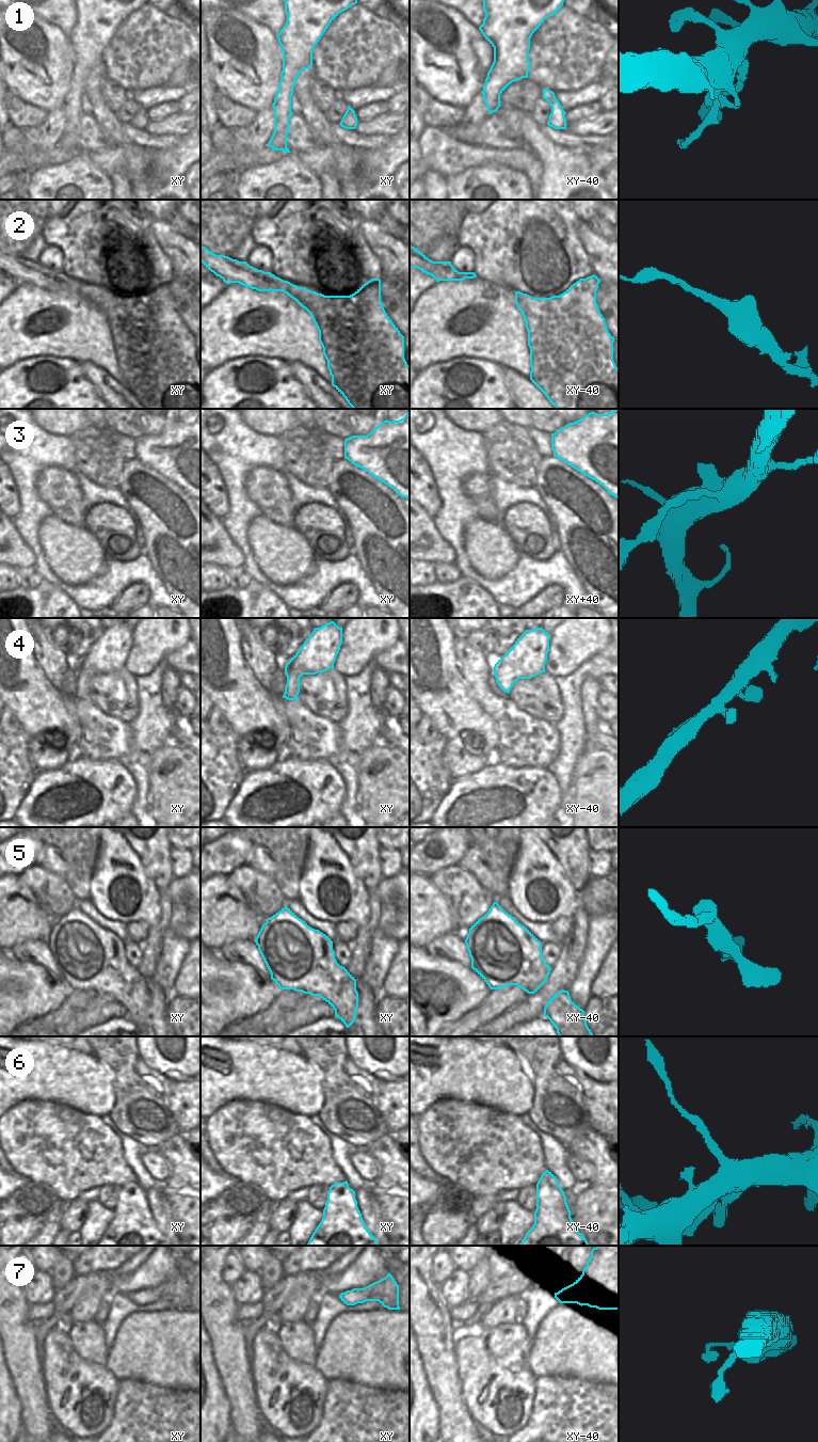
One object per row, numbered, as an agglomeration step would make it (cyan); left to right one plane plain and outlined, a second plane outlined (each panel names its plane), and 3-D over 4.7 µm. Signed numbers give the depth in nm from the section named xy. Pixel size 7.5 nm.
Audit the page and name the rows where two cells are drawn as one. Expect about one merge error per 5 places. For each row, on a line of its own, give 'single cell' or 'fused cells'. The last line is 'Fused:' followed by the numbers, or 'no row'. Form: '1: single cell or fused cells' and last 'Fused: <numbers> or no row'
1: single cell
2: single cell
3: single cell
4: single cell
5: single cell
6: fused cells
7: single cell
Fused: 6

